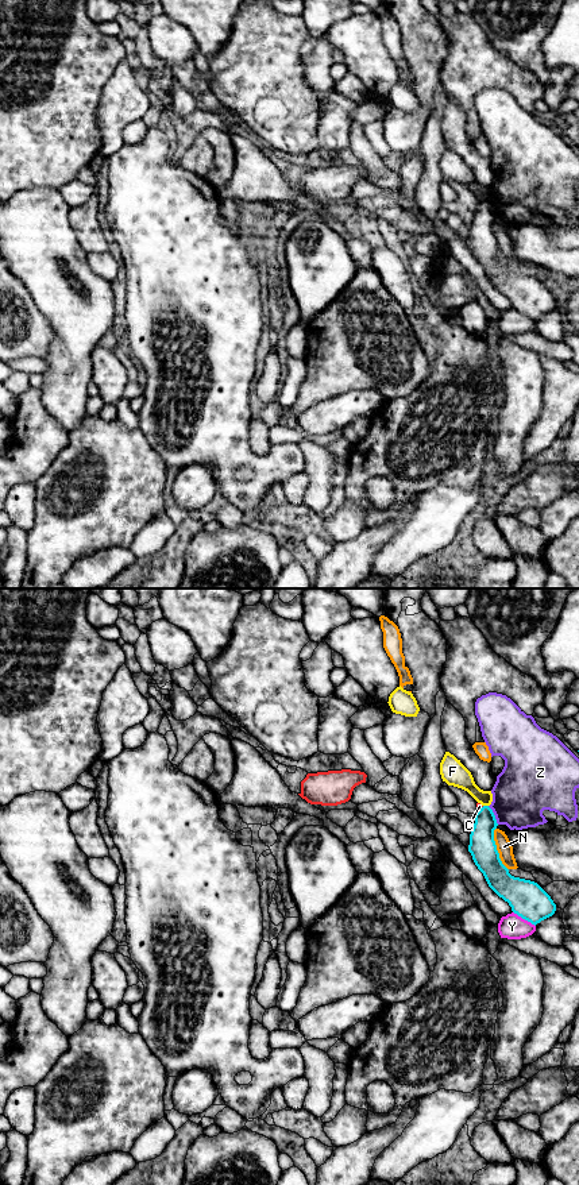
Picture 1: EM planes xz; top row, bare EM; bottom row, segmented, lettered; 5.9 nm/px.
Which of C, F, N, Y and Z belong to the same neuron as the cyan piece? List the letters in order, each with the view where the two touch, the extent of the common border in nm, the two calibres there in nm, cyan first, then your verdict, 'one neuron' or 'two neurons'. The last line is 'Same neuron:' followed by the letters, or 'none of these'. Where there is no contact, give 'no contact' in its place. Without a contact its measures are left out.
C: contact in xz; length 50 nm; calibres 160 and 40 nm; two neurons
F: contact in xz; length 30 nm; calibres 160 and 140 nm; two neurons
N: contact in xz; length 260 nm; calibres 160 and 90 nm; two neurons
Y: contact in xz; length 160 nm; calibres 220 and 150 nm; two neurons
Z: contact in xz; length 130 nm; calibres 160 and 340 nm; two neurons
Same neuron: none of these

